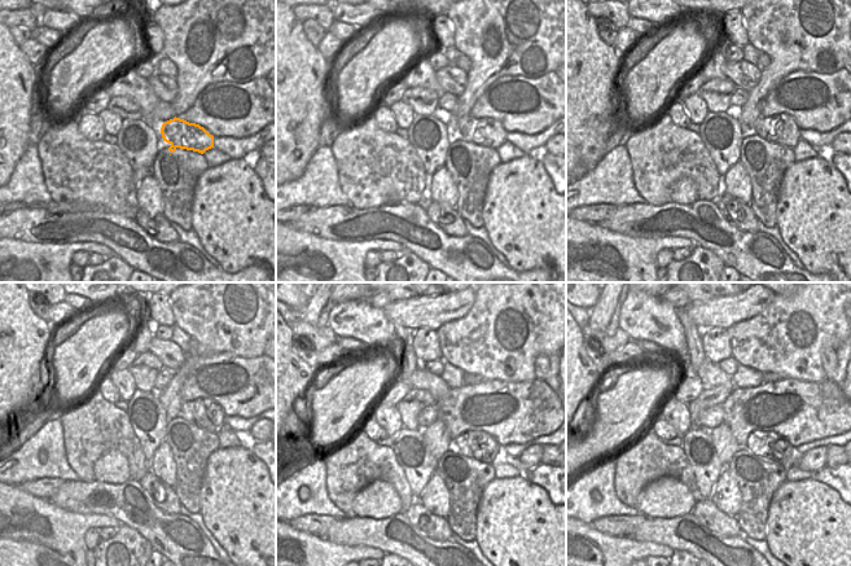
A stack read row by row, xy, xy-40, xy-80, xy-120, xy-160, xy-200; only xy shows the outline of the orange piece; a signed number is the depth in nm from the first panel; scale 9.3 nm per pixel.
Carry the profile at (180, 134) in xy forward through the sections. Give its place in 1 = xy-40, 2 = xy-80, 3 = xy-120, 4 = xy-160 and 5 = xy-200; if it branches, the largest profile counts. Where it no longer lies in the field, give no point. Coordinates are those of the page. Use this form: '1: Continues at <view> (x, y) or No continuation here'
1: Continues at xy-40 (470, 132)
2: Continues at xy-80 (766, 132)
3: Continues at xy-120 (175, 434)
4: Continues at xy-160 (470, 442)
5: Continues at xy-200 (762, 443)

